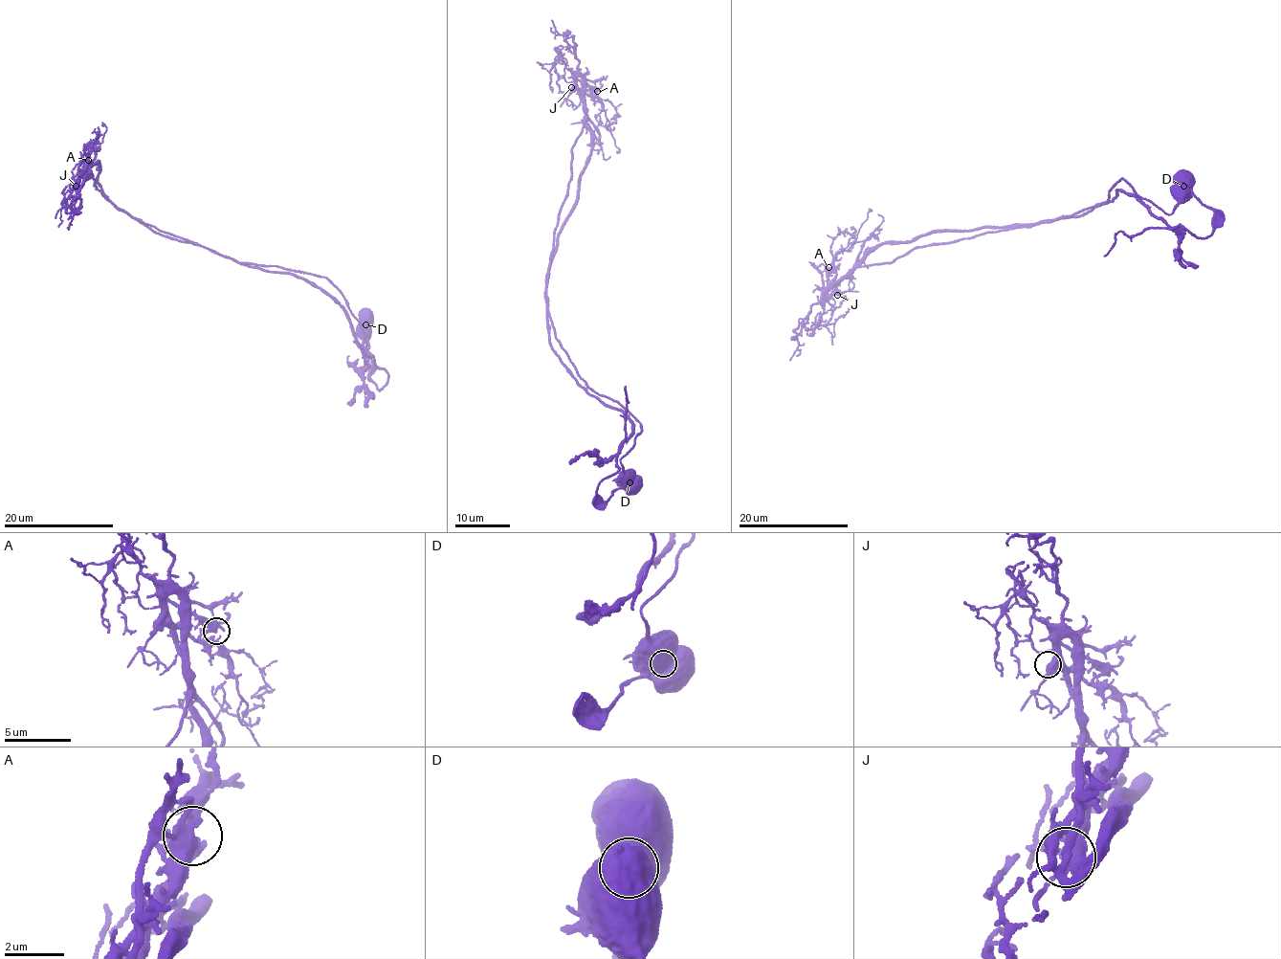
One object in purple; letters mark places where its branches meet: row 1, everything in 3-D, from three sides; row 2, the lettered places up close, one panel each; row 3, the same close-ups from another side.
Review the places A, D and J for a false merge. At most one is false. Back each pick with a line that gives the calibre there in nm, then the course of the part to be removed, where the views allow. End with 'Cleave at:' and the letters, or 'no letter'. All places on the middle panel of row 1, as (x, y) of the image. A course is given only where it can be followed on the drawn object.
D: calibre 1350 nm; course (629, 482), (606, 501), (595, 495), (598, 485), (619, 467), (618, 454), (625, 437), (626, 386)
Cleave at: D

